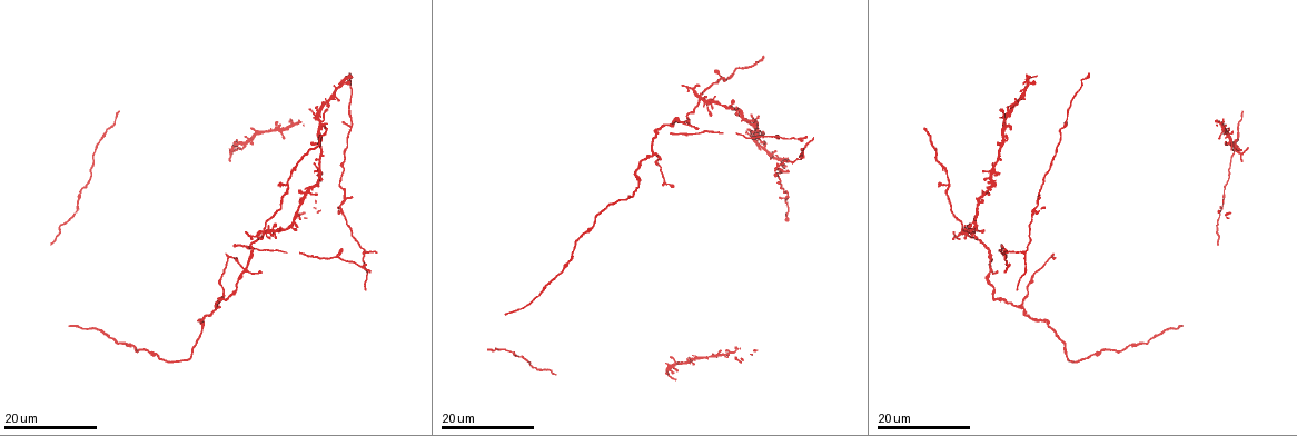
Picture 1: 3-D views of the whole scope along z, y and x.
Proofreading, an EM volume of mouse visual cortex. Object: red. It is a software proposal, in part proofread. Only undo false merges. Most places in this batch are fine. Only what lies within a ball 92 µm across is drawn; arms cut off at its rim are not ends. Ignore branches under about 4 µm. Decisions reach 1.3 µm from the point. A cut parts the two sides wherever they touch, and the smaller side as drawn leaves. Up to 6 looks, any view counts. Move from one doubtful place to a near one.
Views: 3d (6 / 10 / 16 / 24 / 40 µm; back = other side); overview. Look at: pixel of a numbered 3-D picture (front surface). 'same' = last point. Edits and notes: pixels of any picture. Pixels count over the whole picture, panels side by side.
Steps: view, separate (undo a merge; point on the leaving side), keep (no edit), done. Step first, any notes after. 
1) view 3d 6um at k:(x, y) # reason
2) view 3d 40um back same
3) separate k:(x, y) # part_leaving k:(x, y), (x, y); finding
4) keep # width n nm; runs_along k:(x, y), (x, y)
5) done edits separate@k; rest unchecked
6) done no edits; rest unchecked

view 3d 24um at 1:(245, 269) # four or more arms meet

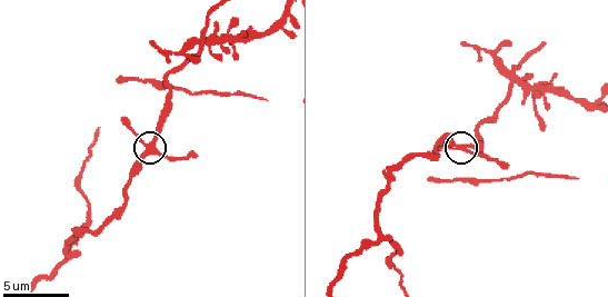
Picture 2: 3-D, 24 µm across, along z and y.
view 3d 10um at 2:(154, 145) # zoom in

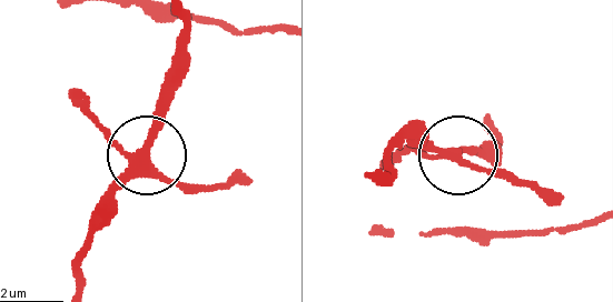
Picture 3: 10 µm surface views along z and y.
separate 3:(177, 184) # width 290 nm; part_leaving 3:(141, 163), (187, 187), (248, 181); two neurons meet here

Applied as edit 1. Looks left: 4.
view overview

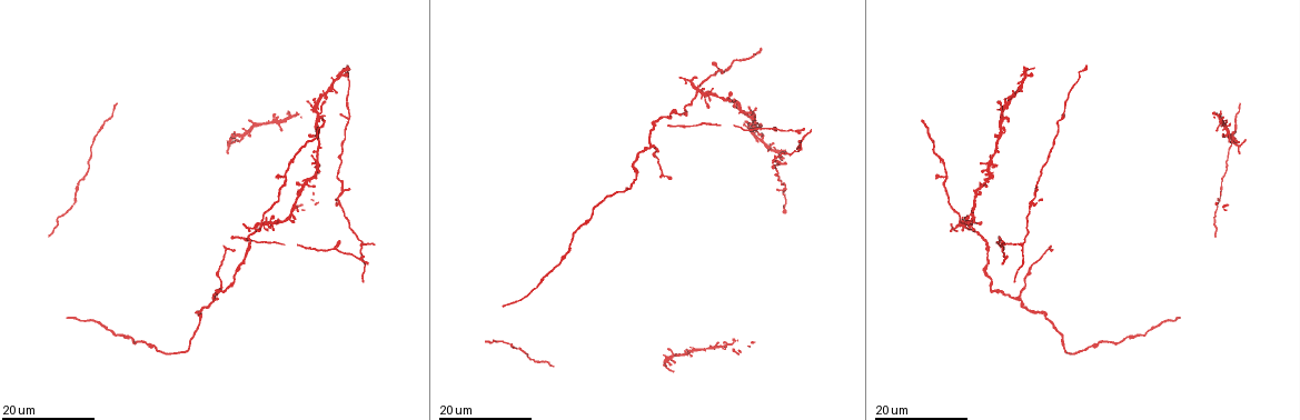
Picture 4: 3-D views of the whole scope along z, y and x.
view 3d 24um at 4:(664, 176) # thick turns thin

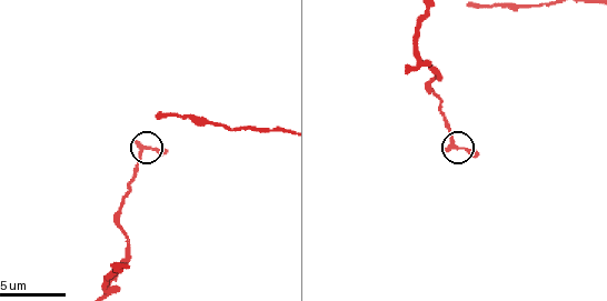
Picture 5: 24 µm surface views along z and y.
view 3d 10um at 5:(453, 144)

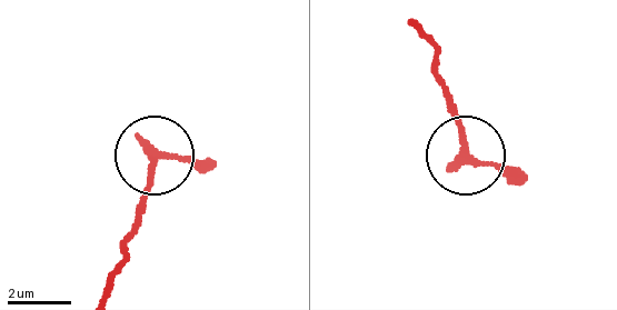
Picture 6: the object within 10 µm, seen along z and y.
keep # width 170 nm; runs_along 6:(416, 21), (435, 50), (461, 151); continuous, no second neuron

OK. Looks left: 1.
view 3d 10um at 2:(517, 80) # four or more arms meet

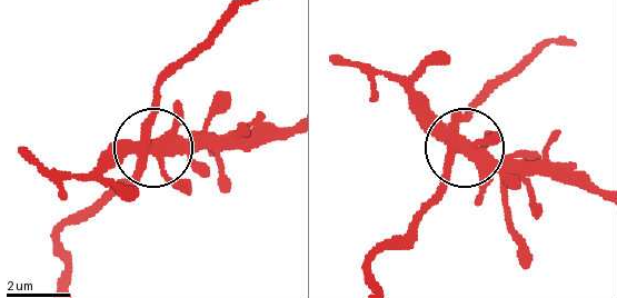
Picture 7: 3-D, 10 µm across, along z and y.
keep # width 430 nm; runs_along 7:(62, 277), (62, 229), (156, 152), (147, 133), (156, 80); one neuron here

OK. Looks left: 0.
done edits separate@3; rest unchecked

